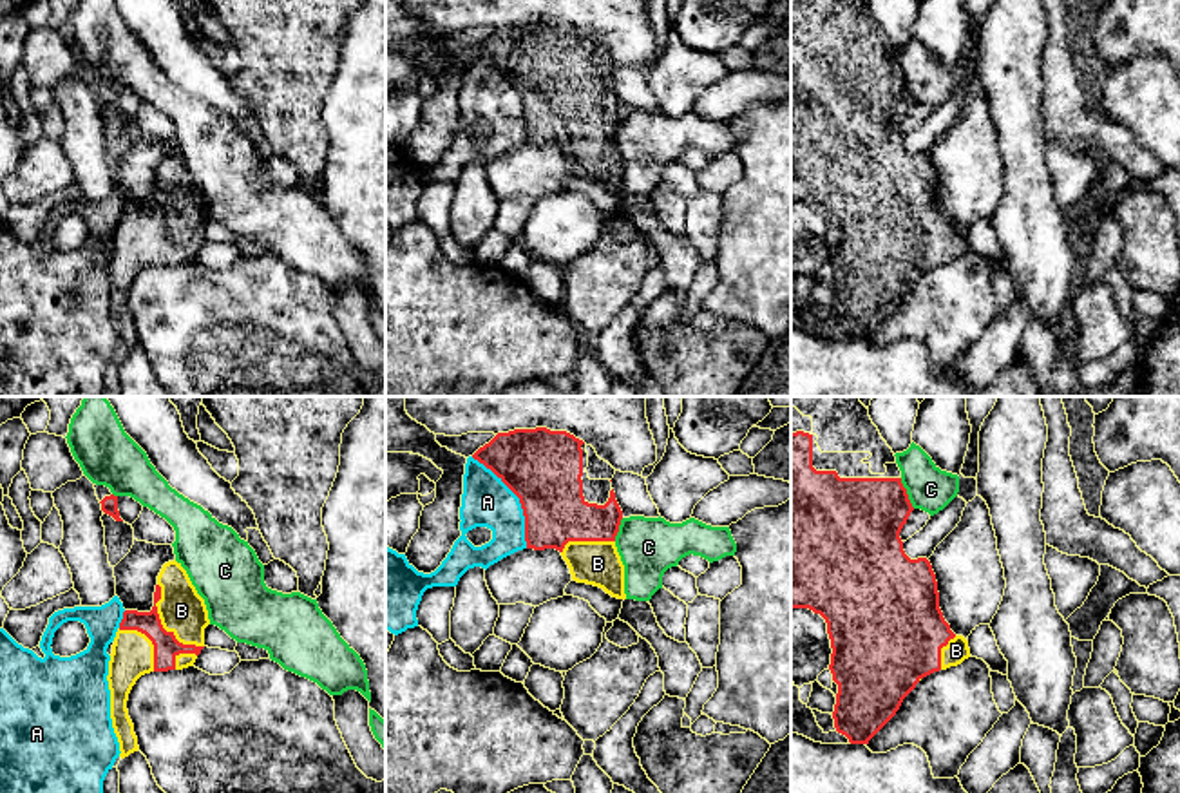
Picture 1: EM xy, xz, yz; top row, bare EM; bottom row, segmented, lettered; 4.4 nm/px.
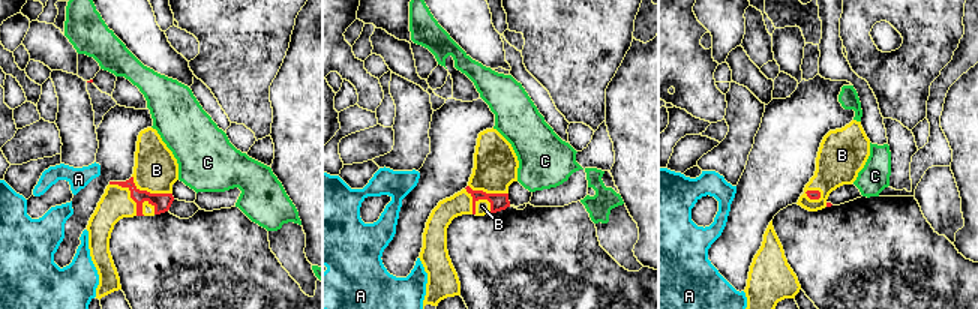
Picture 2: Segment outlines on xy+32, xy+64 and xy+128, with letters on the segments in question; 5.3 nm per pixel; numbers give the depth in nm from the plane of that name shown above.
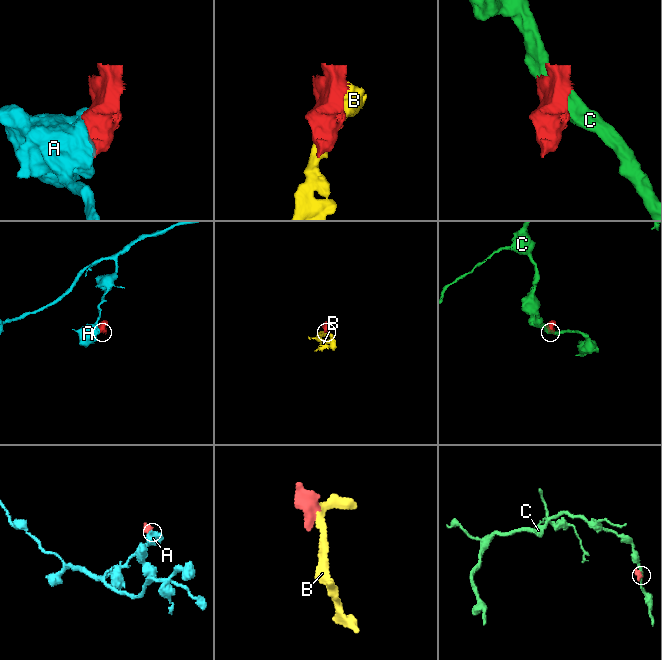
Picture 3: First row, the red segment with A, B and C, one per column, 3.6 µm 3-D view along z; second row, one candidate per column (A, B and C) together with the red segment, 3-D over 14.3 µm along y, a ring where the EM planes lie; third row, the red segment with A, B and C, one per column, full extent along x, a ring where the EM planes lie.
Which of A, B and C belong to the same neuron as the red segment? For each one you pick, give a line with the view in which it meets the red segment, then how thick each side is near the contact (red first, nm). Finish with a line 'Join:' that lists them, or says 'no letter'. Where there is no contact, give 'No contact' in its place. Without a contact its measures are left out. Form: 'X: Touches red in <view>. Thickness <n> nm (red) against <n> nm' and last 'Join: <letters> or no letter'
B: Touches red in xy. Thickness 110 nm (red) against 200 nm
Join: B

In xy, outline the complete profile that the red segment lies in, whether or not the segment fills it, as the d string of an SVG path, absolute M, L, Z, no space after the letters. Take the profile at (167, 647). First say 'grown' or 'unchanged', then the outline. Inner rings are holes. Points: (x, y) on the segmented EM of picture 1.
grown; M181 563L163 565L150 612L125 610L109 661L110 719L119 757L138 751L127 701L136 681L150 672L194 666L210 625L205 599Z

